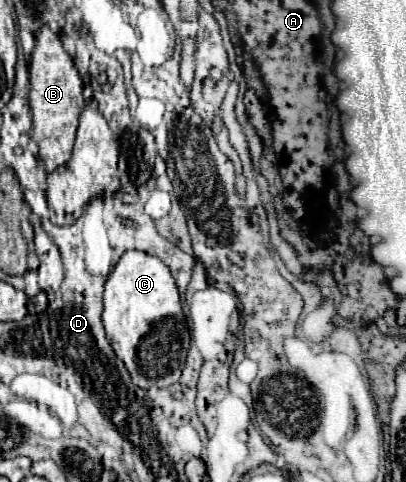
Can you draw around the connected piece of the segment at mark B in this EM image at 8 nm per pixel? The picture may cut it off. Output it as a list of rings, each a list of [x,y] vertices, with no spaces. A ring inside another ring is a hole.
[[[47,25],[35,35],[35,49],[29,61],[29,105],[33,109],[33,139],[37,143],[37,155],[45,161],[47,173],[69,161],[77,117],[85,105],[83,99],[83,81],[79,71],[71,59],[71,55],[63,49],[61,37],[53,33]]]

